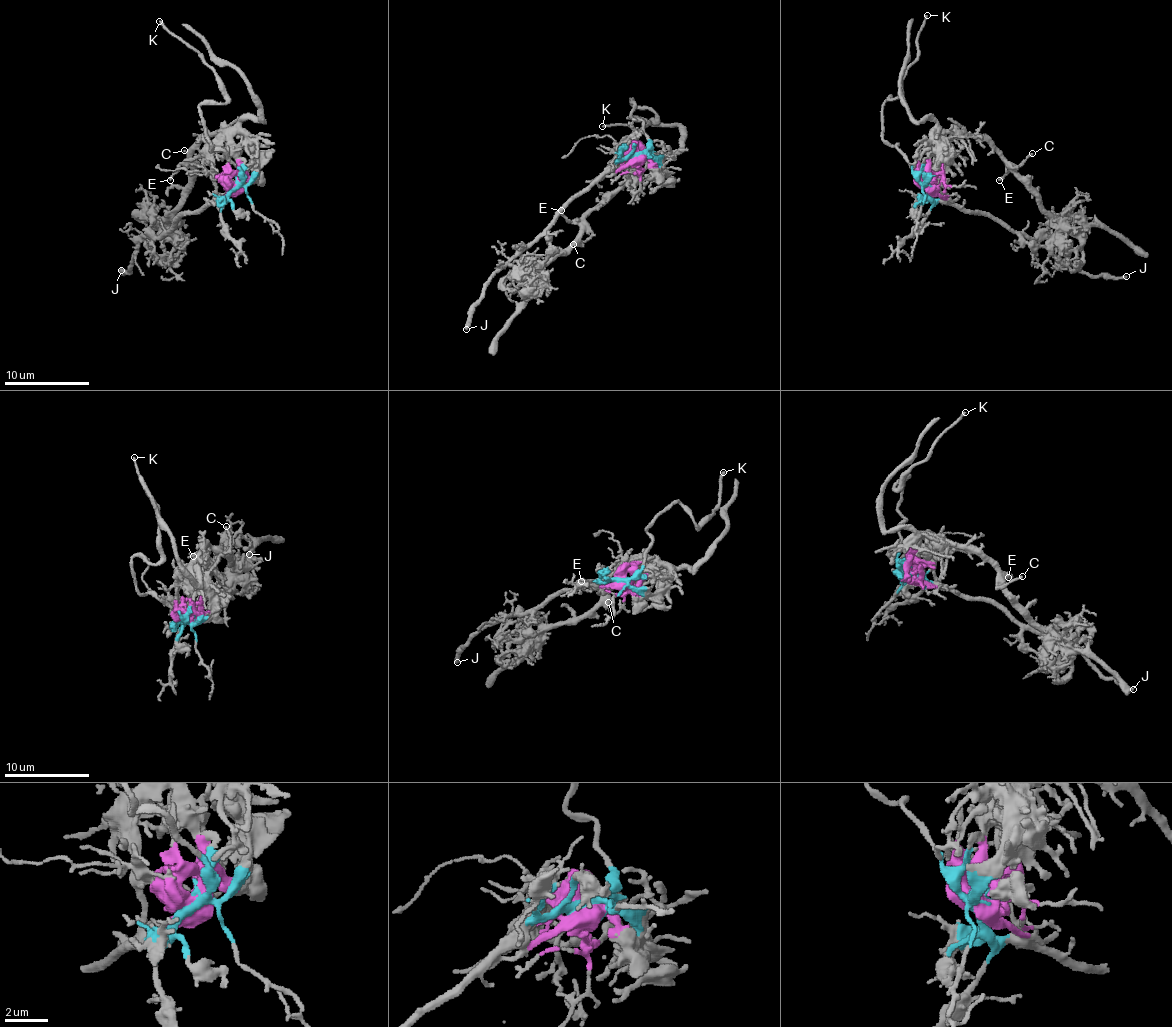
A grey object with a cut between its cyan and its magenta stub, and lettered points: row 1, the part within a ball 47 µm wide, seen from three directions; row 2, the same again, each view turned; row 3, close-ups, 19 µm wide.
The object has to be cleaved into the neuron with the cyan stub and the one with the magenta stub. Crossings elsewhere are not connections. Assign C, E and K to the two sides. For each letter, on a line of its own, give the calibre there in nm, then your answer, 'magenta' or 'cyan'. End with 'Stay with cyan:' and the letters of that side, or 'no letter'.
C: 140 nm thick; magenta
E: 190 nm thick; magenta
K: 190 nm thick; cyan
Stay with cyan: K

